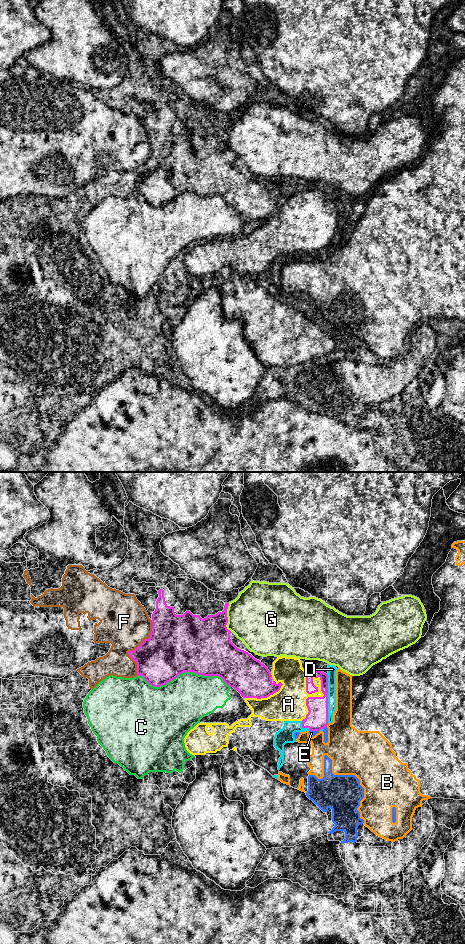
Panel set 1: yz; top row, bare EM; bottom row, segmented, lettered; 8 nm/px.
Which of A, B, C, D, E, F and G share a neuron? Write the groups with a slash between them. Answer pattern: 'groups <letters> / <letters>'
groups A D / B E / C / F / G

